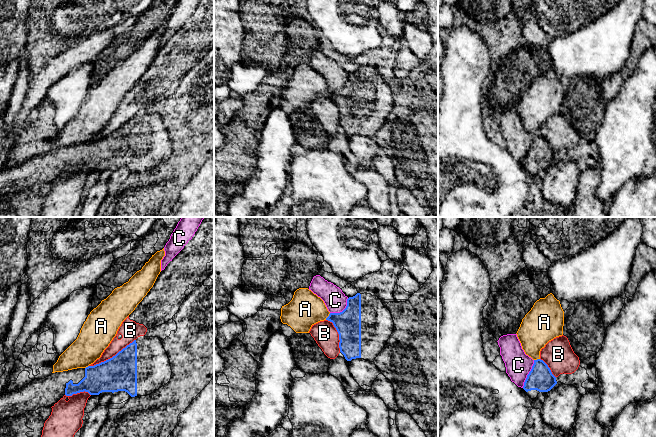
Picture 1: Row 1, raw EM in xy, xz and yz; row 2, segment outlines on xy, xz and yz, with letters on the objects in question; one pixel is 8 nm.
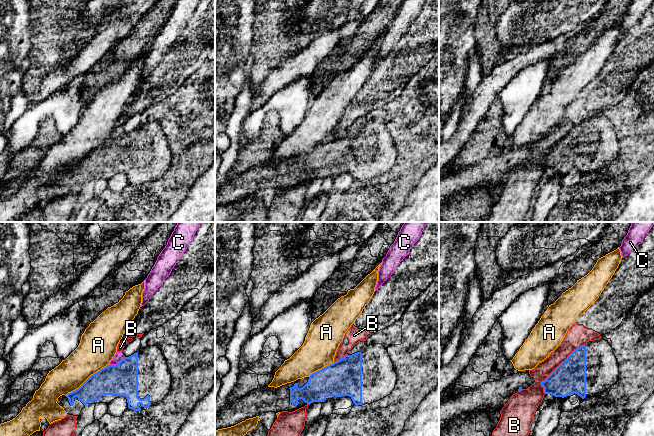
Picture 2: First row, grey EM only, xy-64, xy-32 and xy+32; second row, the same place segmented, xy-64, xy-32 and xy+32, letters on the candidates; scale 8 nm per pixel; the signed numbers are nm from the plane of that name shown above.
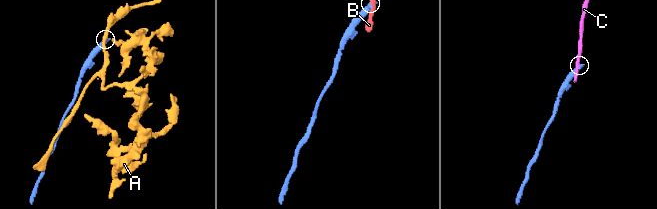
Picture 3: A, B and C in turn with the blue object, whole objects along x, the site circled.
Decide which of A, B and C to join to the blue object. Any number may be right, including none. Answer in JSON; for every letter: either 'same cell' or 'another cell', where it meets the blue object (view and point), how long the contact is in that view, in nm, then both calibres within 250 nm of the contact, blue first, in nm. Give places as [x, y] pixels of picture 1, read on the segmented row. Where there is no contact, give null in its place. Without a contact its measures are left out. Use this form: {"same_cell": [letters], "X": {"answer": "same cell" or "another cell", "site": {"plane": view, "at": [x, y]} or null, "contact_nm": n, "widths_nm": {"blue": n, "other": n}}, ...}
{"same_cell": [], "A": {"answer": "another cell", "site": {"plane": "xz", "at": [328, 316]}, "contact_nm": 70, "widths_nm": {"blue": 200, "other": 280}}, "B": {"answer": "another cell", "site": {"plane": "xy", "at": [113, 356]}, "contact_nm": 440, "widths_nm": {"blue": 280, "other": 160}}, "C": {"answer": "another cell", "site": {"plane": "yz", "at": [528, 374]}, "contact_nm": 240, "widths_nm": {"blue": 200, "other": 200}}}

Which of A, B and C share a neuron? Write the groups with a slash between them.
A / B / C

